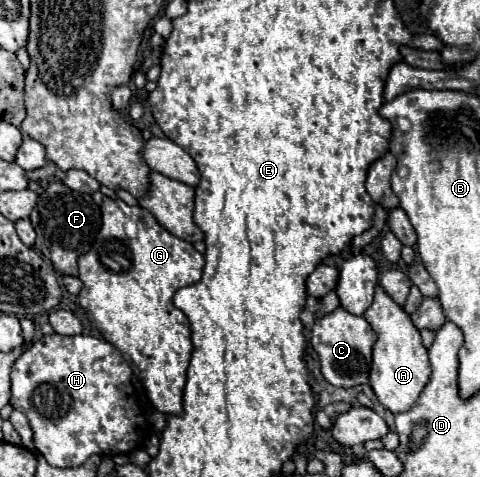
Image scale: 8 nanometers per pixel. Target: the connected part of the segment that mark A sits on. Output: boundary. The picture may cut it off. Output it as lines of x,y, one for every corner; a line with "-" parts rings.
382,286
376,288
372,306
364,312
364,318
374,328
378,340
374,344
374,362
370,370
370,386
380,400
380,404
390,410
392,414
400,414
410,410
424,386
430,380
430,362
428,362
428,350
422,346
420,332
412,324
410,316
394,304
394,300
382,290

